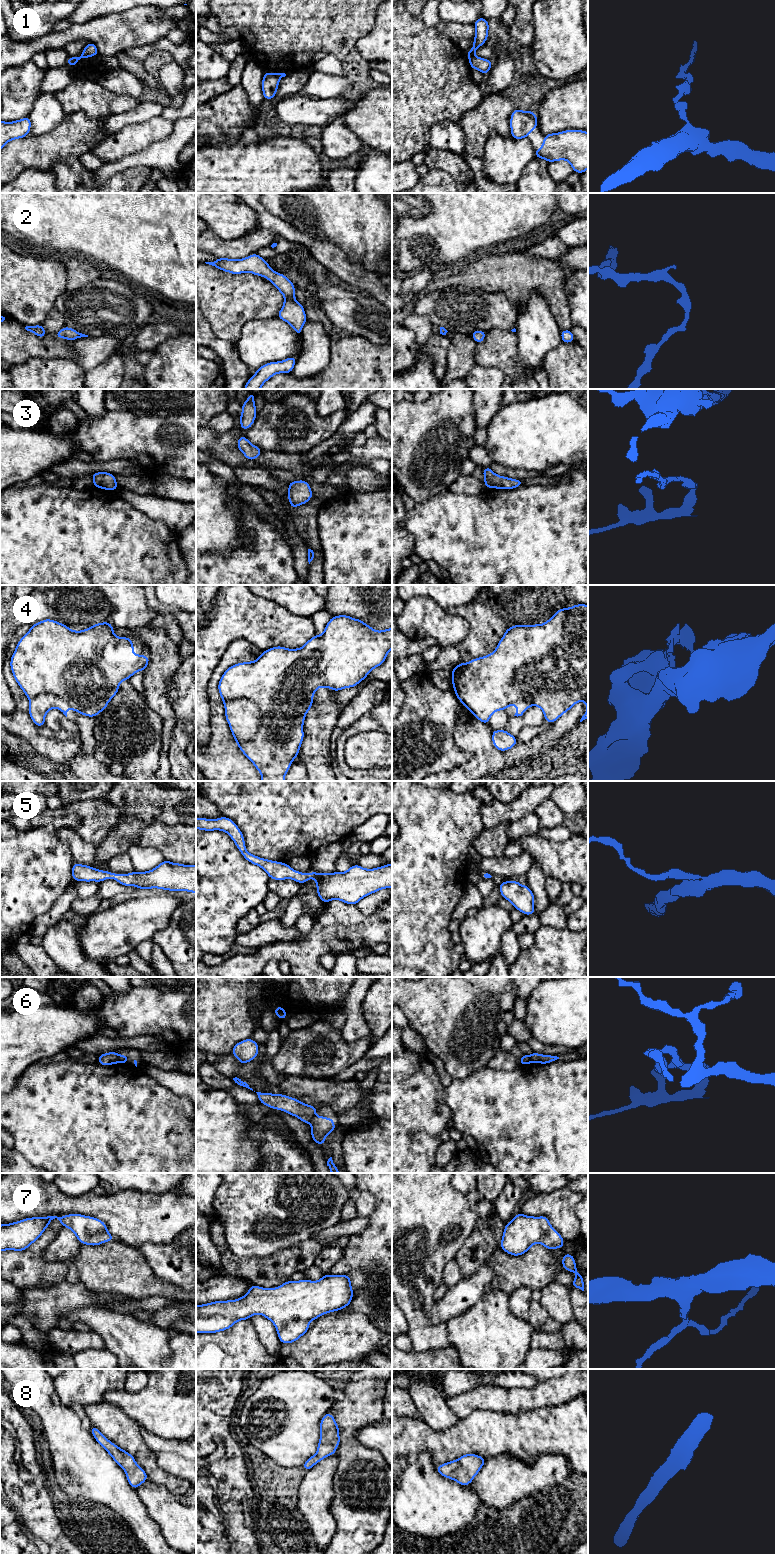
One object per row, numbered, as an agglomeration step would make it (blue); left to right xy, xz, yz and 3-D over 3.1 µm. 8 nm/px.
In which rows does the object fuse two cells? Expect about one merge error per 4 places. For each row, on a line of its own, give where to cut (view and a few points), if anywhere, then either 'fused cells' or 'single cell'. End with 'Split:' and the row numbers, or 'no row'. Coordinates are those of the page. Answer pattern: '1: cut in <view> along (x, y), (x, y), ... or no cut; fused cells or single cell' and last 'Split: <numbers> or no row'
1: cut in yz along (473, 54), (468, 57); fused cells
2: no cut; single cell
3: no cut; single cell
4: no cut; single cell
5: no cut; single cell
6: cut in xy along (116, 1054), (118, 1061); fused cells
7: no cut; single cell
8: no cut; single cell
Split: 1, 6

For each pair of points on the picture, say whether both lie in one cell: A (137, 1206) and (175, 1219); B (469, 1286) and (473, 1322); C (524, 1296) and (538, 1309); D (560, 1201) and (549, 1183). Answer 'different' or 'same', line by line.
A: same
B: different
C: different
D: different

